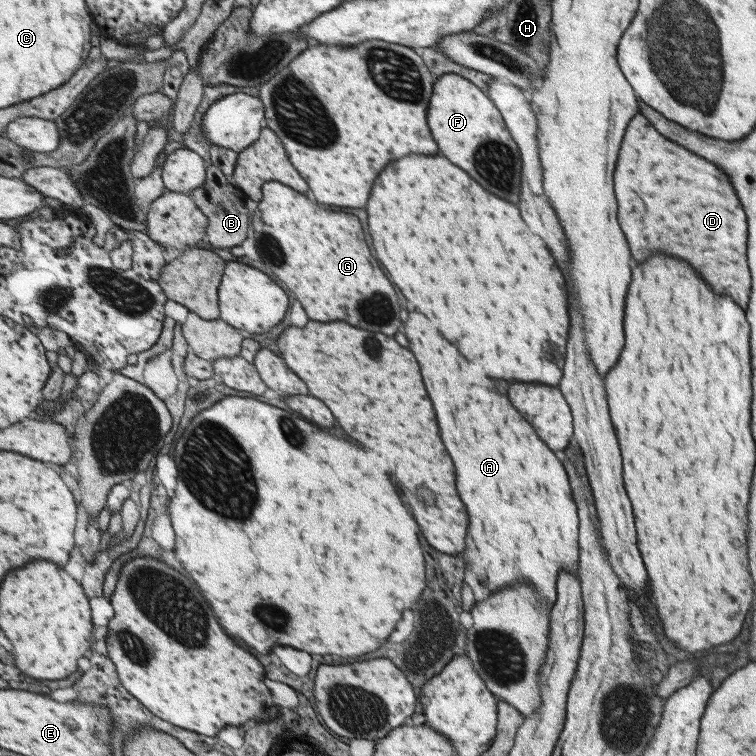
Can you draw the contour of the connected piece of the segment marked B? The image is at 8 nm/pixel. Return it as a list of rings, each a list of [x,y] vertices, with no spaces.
[[[210,165],[207,169],[207,180],[205,184],[193,192],[195,202],[206,213],[211,224],[209,224],[208,242],[216,248],[233,248],[233,246],[244,246],[252,234],[252,215],[247,208],[247,194],[243,192],[233,179],[227,176],[218,166]]]

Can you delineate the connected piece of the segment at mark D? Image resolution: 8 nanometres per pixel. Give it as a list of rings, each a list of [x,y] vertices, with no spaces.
[[[640,114],[631,120],[627,140],[623,140],[623,156],[619,156],[619,168],[615,168],[615,196],[619,196],[619,224],[623,224],[623,232],[627,232],[627,240],[631,240],[631,256],[635,256],[635,260],[645,260],[649,248],[687,260],[691,268],[703,272],[703,280],[707,280],[715,292],[727,294],[739,308],[749,306],[752,277],[748,257],[745,258],[747,226],[725,172],[663,138]]]

